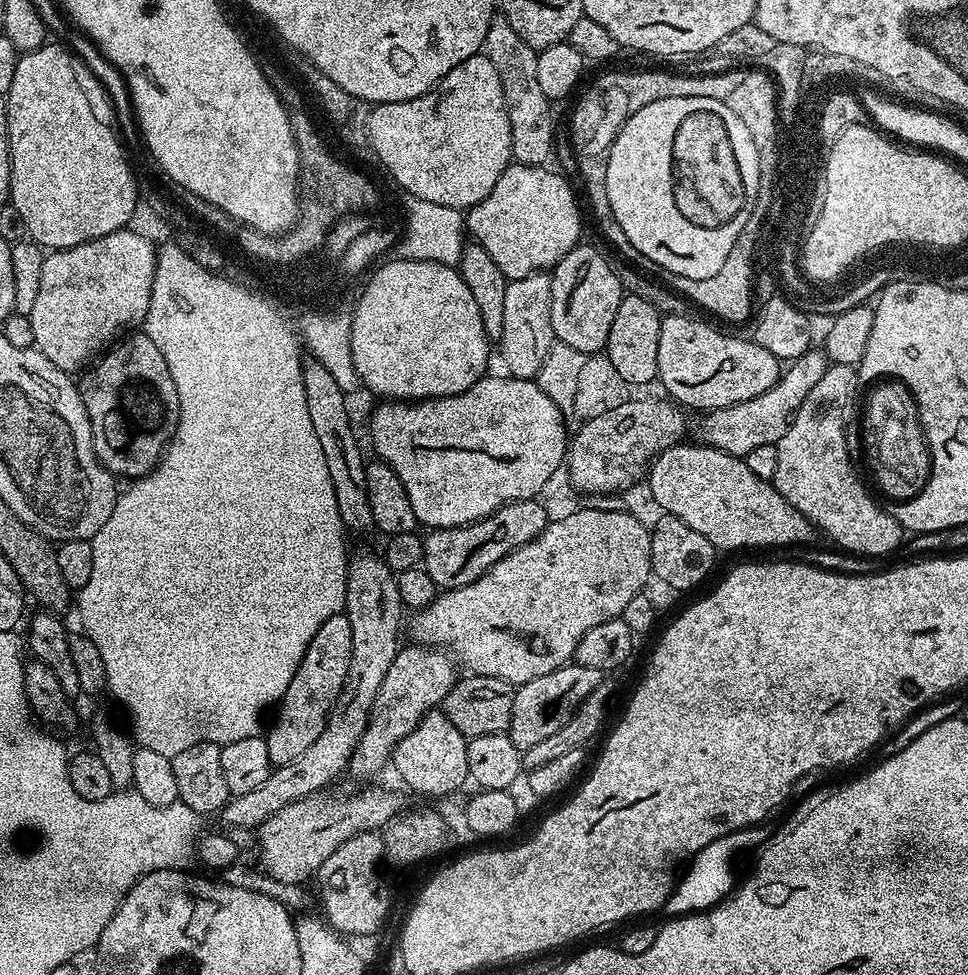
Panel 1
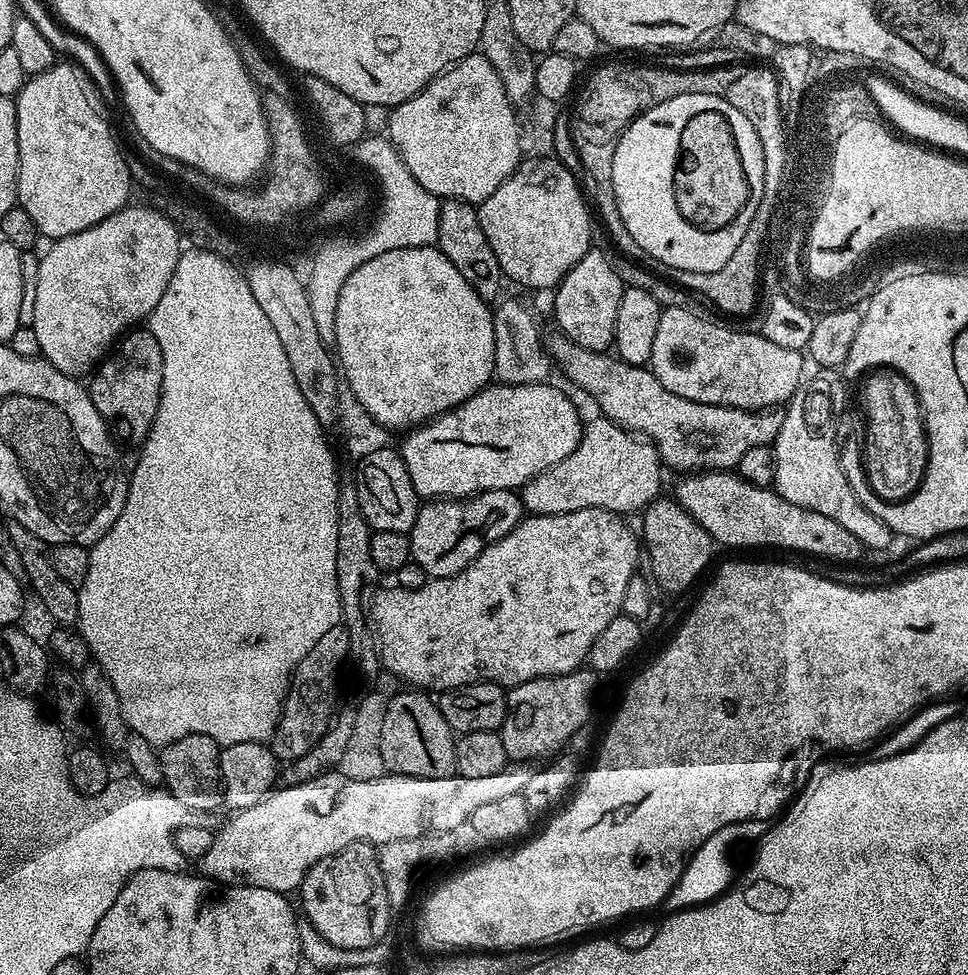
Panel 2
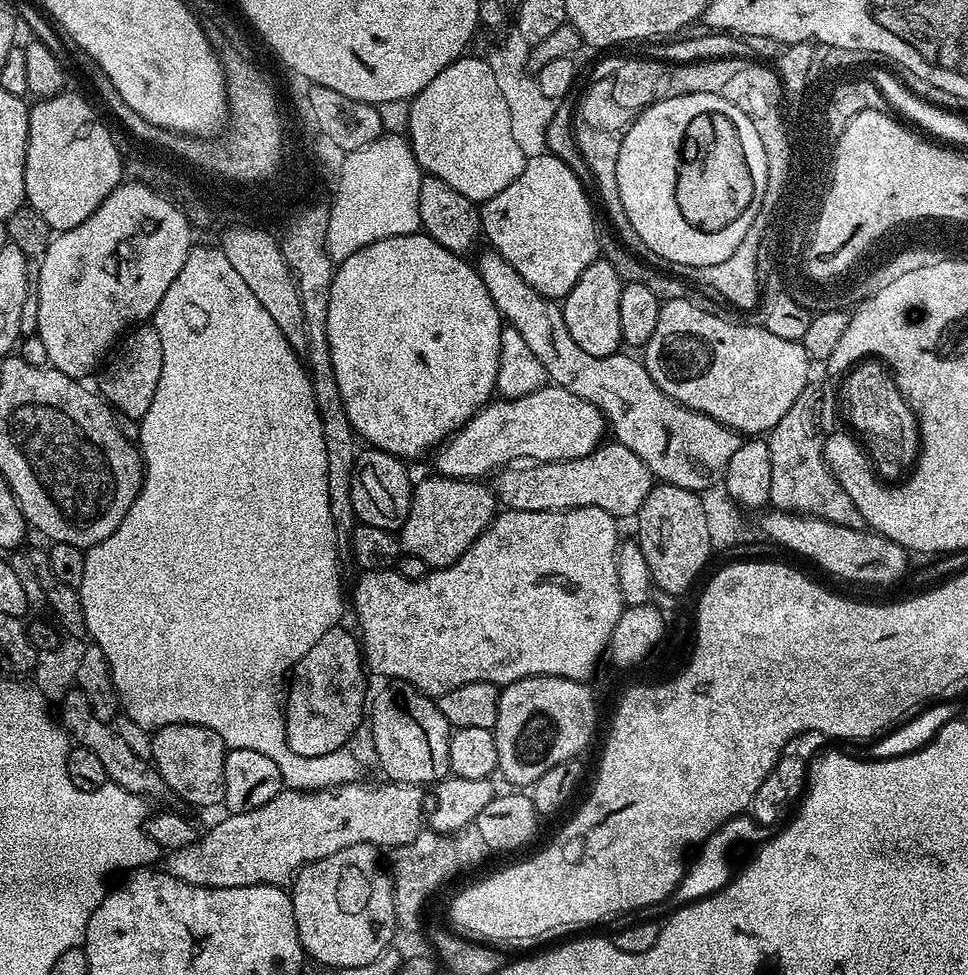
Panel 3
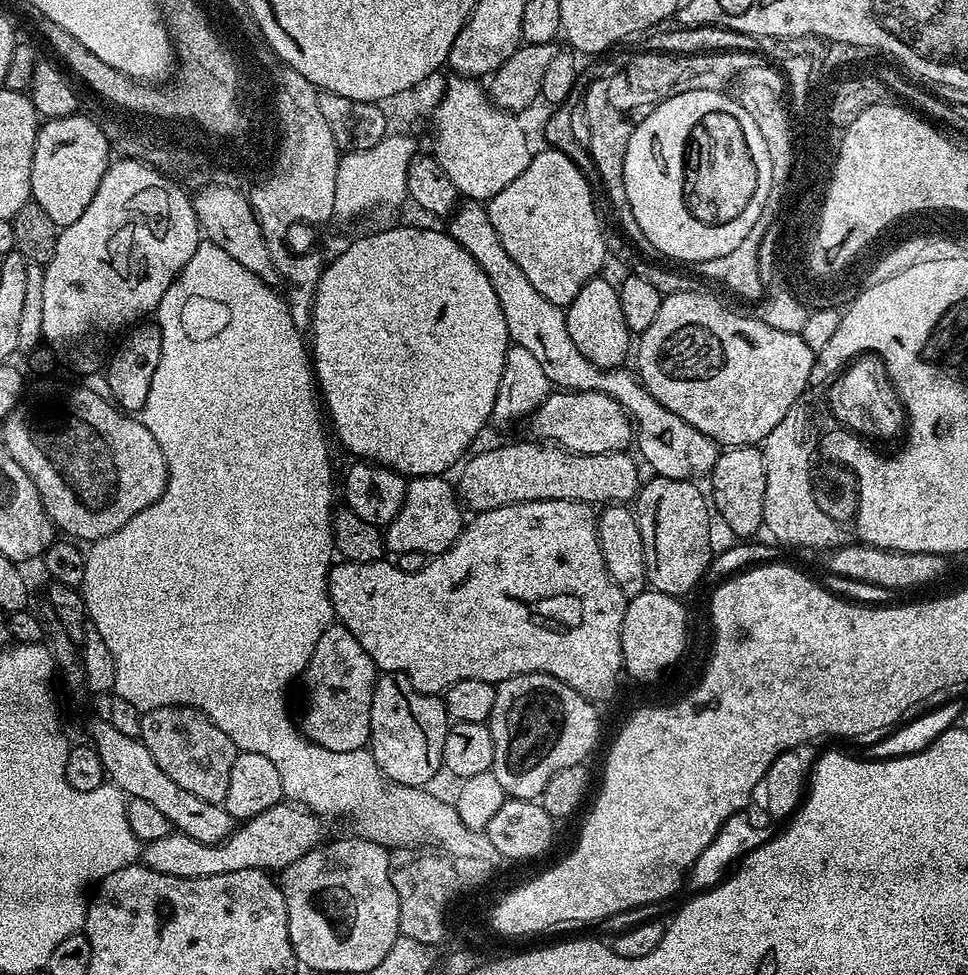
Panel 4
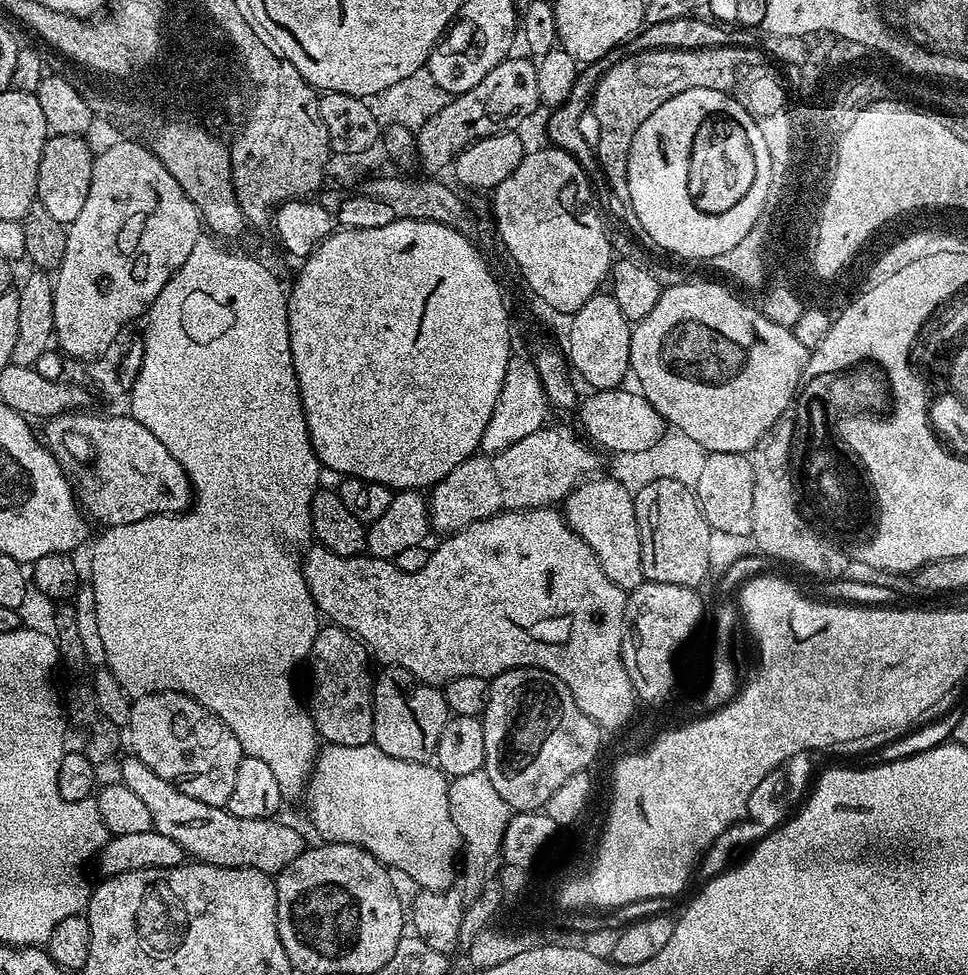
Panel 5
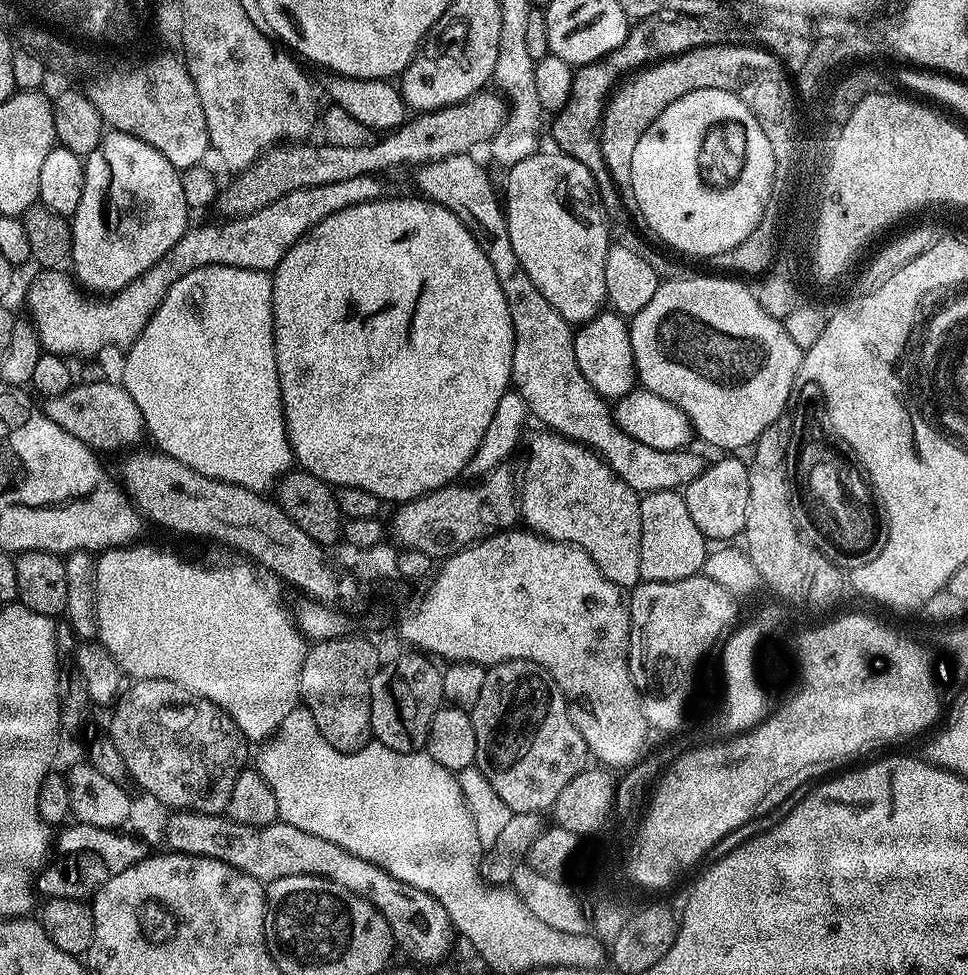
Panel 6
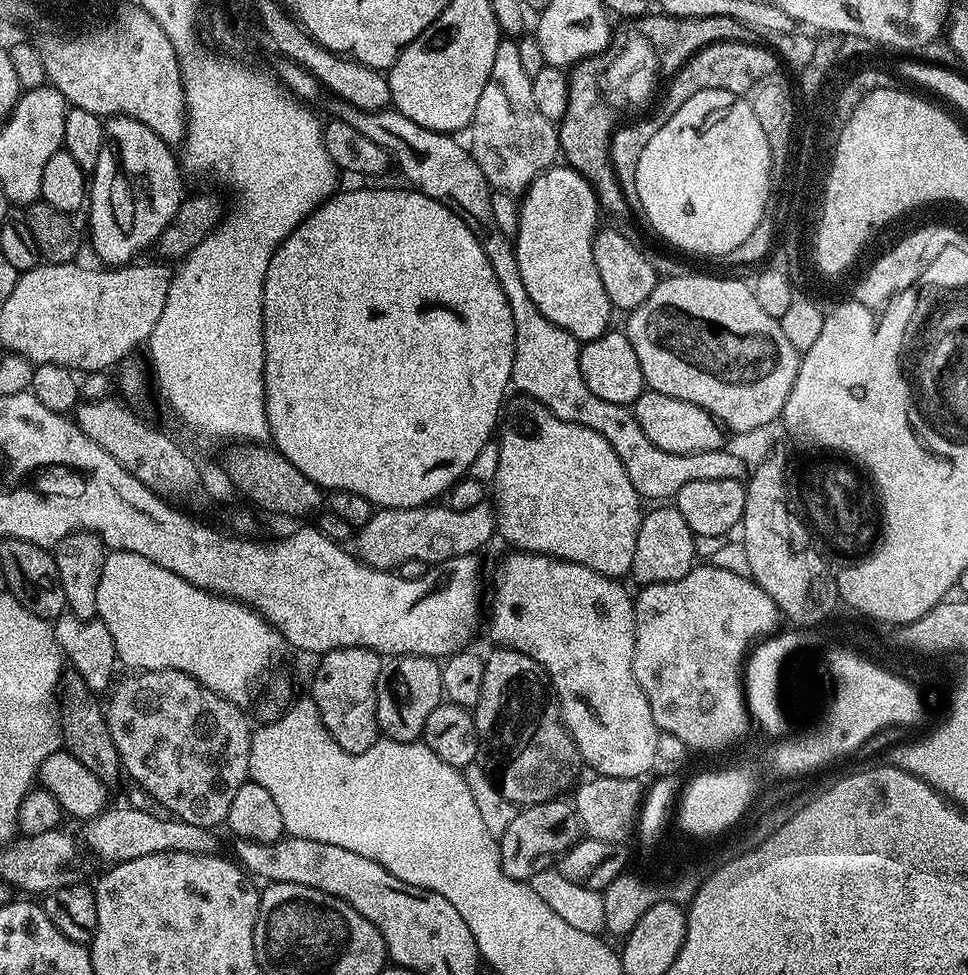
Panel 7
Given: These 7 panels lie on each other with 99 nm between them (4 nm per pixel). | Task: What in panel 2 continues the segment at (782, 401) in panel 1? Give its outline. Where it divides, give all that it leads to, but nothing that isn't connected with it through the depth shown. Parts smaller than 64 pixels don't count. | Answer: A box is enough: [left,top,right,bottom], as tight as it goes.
[546,334,781,474]

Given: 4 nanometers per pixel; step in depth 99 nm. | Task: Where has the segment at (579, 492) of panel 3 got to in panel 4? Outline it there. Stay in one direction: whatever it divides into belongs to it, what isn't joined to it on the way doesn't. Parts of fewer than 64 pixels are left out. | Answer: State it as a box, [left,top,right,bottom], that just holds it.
[458,442,642,513]

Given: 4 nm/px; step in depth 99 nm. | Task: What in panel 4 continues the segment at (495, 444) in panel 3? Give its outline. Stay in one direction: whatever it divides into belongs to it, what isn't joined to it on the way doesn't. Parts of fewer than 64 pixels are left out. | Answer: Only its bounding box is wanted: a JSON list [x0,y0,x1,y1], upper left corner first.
[531,390,634,456]

